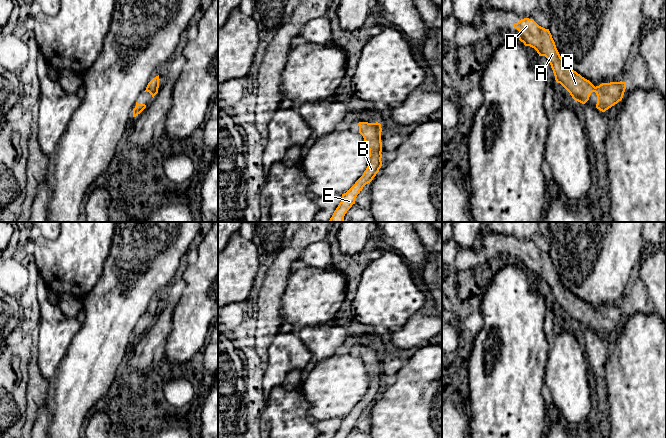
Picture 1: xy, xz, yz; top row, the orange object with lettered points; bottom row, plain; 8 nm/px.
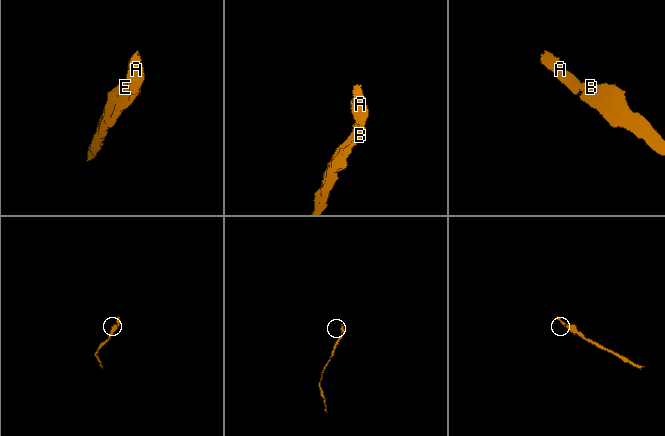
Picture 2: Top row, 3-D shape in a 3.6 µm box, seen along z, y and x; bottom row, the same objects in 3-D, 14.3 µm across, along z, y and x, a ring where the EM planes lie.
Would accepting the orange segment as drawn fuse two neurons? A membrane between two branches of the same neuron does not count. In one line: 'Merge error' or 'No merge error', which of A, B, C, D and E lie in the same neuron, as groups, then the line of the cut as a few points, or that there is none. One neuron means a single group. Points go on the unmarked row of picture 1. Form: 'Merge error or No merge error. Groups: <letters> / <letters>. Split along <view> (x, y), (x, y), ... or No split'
No merge error. Groups: A B C D E. No split

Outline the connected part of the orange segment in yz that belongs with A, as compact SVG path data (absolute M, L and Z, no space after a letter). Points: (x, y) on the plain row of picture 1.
M529 242L521 243L514 247L513 251L519 255L516 261L525 270L534 272L539 280L545 280L548 283L556 306L560 307L575 325L585 328L591 317L595 316L597 319L596 332L605 336L622 324L626 306L602 307L595 311L563 285L549 253L539 250Z

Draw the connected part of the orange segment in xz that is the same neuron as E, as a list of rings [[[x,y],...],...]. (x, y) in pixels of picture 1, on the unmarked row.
[[[359,346],[358,349],[359,357],[363,360],[366,370],[369,373],[368,390],[355,408],[346,417],[342,418],[341,426],[333,438],[346,438],[352,429],[355,428],[357,419],[366,408],[373,404],[382,390],[381,348],[378,346]]]

